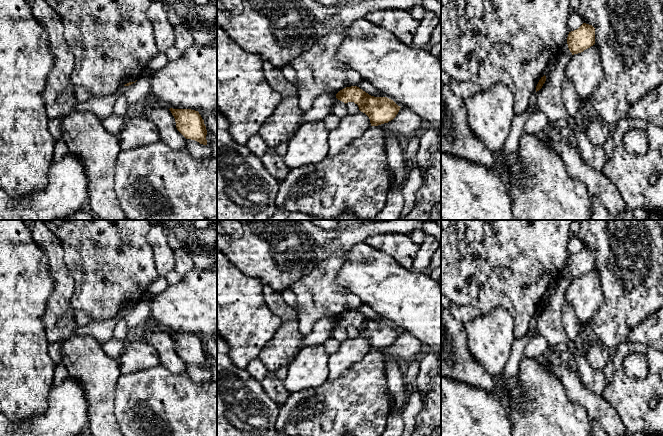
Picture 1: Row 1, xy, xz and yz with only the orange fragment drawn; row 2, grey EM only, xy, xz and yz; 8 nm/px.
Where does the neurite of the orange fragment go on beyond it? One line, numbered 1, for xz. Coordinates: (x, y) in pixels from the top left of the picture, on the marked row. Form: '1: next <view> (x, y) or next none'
1: next none

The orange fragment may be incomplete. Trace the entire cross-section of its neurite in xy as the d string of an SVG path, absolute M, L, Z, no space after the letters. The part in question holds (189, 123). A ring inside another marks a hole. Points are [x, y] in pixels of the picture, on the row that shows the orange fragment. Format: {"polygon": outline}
{"polygon": "M169 109L175 118L177 130L186 138L207 145L207 130L198 111L191 109Z"}

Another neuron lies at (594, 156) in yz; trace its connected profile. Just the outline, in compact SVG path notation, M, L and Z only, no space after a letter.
M576 116L569 118L567 121L569 127L574 132L577 148L582 159L597 172L603 173L603 167L605 165L604 148L594 146L591 143L581 117Z

